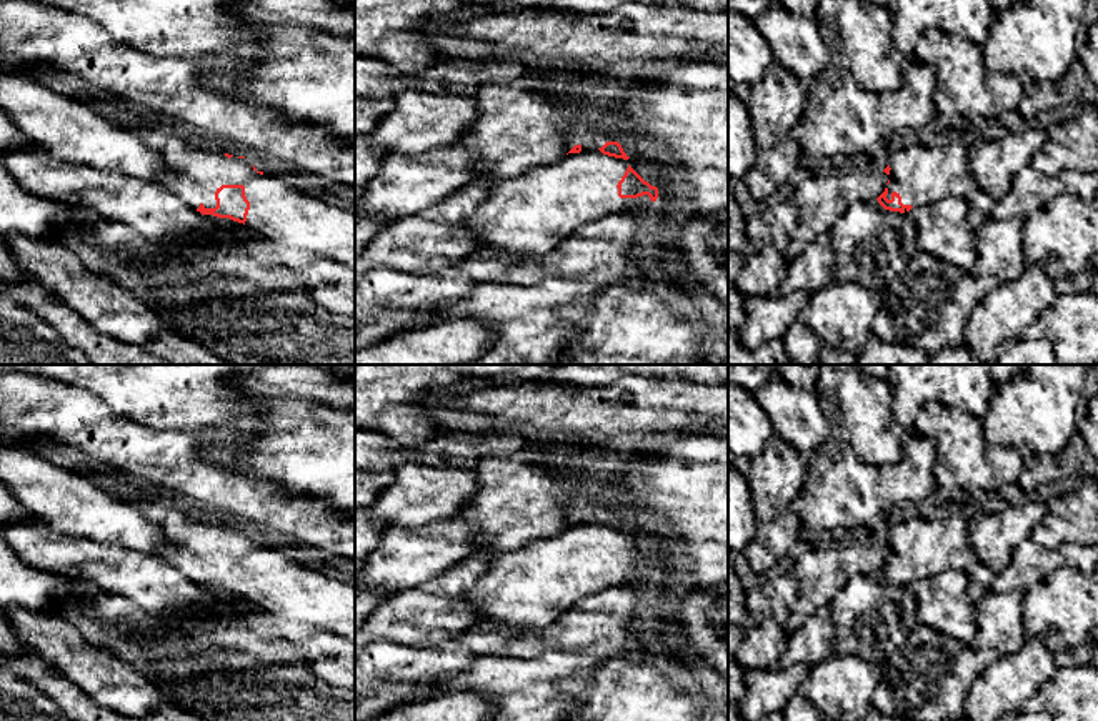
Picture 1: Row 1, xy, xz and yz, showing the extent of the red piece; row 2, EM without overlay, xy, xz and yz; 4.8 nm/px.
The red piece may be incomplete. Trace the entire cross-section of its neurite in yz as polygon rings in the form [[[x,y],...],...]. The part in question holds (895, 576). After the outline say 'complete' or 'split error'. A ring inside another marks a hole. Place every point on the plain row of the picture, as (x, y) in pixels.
[[[910,511],[890,528],[883,544],[888,556],[876,573],[885,583],[900,586],[946,569],[966,571],[973,558],[965,518],[928,521]]]; split error

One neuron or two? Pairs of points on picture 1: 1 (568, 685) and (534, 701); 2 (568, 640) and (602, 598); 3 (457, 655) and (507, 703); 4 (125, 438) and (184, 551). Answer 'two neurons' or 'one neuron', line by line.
1: two neurons
2: one neuron
3: two neurons
4: two neurons

